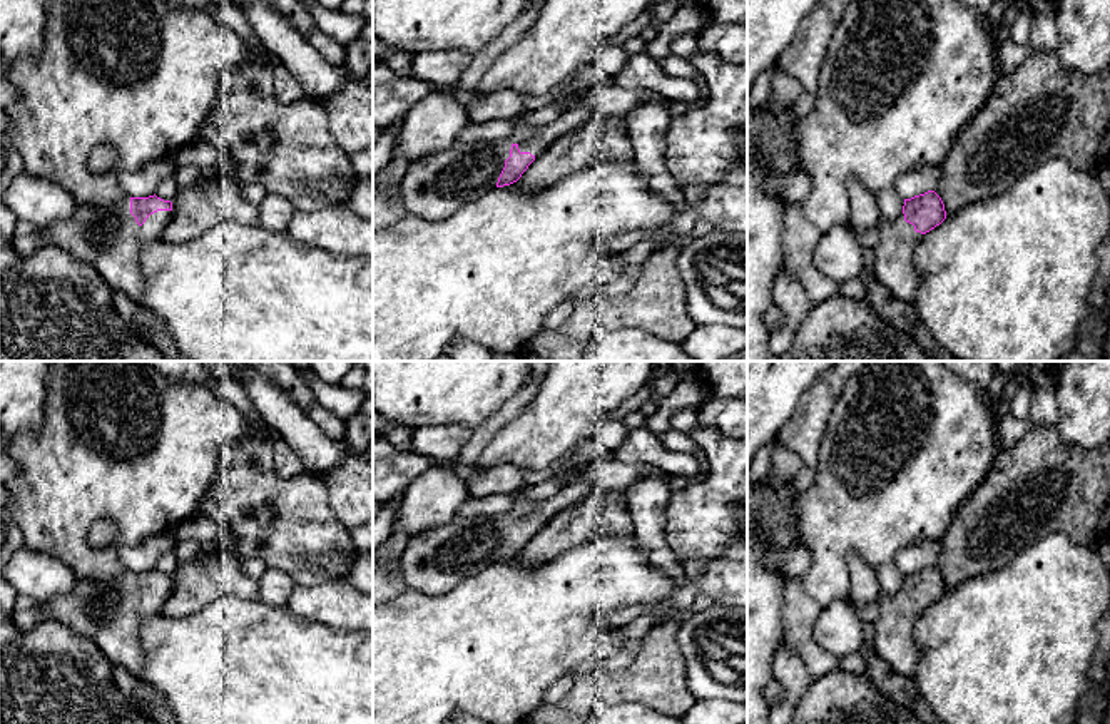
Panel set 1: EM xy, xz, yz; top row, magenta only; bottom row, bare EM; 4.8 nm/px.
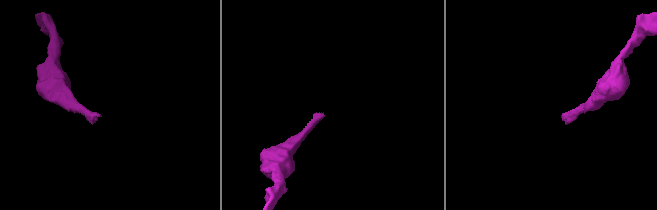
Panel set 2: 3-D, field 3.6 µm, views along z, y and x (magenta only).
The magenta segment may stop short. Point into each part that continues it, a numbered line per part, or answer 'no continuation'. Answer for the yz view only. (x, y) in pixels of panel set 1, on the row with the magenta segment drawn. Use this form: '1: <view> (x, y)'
1: yz (895, 268)

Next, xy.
1: xy (107, 238)

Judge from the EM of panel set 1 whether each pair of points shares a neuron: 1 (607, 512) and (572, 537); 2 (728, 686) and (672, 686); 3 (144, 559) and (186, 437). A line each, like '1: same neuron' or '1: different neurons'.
1: same neuron
2: different neurons
3: different neurons

